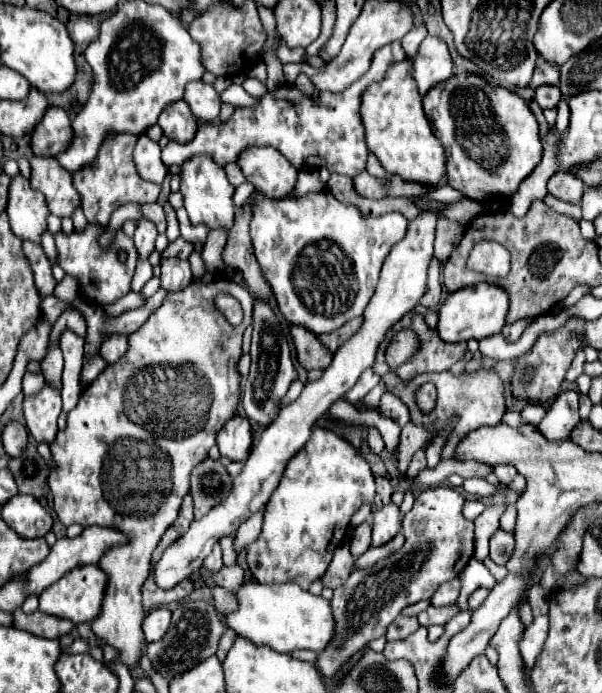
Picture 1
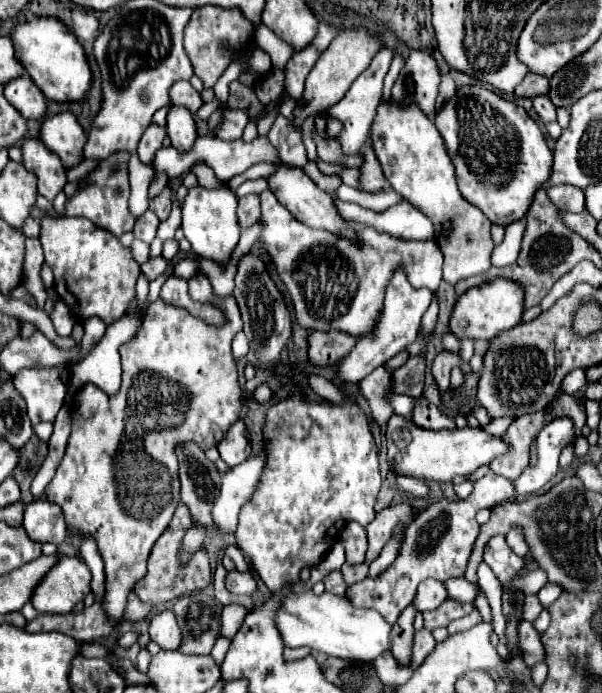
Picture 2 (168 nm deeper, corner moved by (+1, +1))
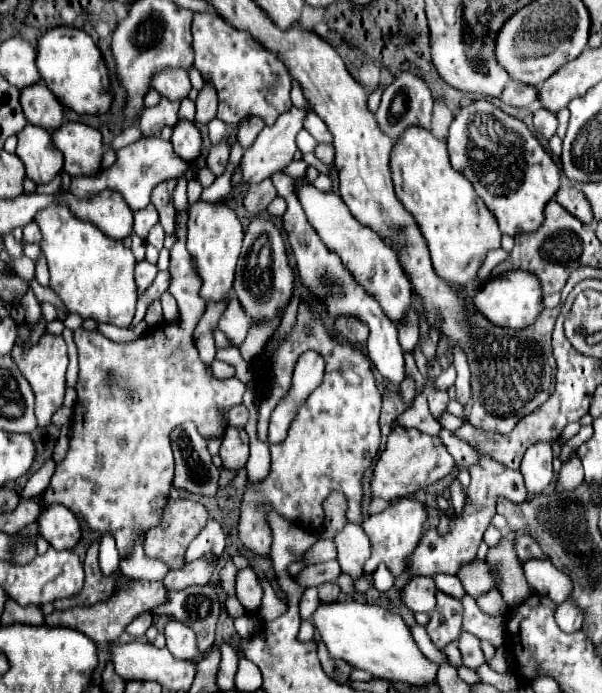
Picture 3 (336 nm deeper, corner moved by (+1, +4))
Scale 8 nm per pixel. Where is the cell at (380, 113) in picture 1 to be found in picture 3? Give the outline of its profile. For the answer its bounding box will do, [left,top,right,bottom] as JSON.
[390,125,502,287]

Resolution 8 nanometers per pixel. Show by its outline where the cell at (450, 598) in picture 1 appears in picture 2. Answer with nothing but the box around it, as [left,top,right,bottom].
[412,580,448,612]

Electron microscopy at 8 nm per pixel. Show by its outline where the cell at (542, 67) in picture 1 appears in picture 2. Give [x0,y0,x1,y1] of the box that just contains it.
[514,72,548,98]

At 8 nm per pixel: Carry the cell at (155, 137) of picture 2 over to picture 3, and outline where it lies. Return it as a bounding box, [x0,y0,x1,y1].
[140,97,180,139]

